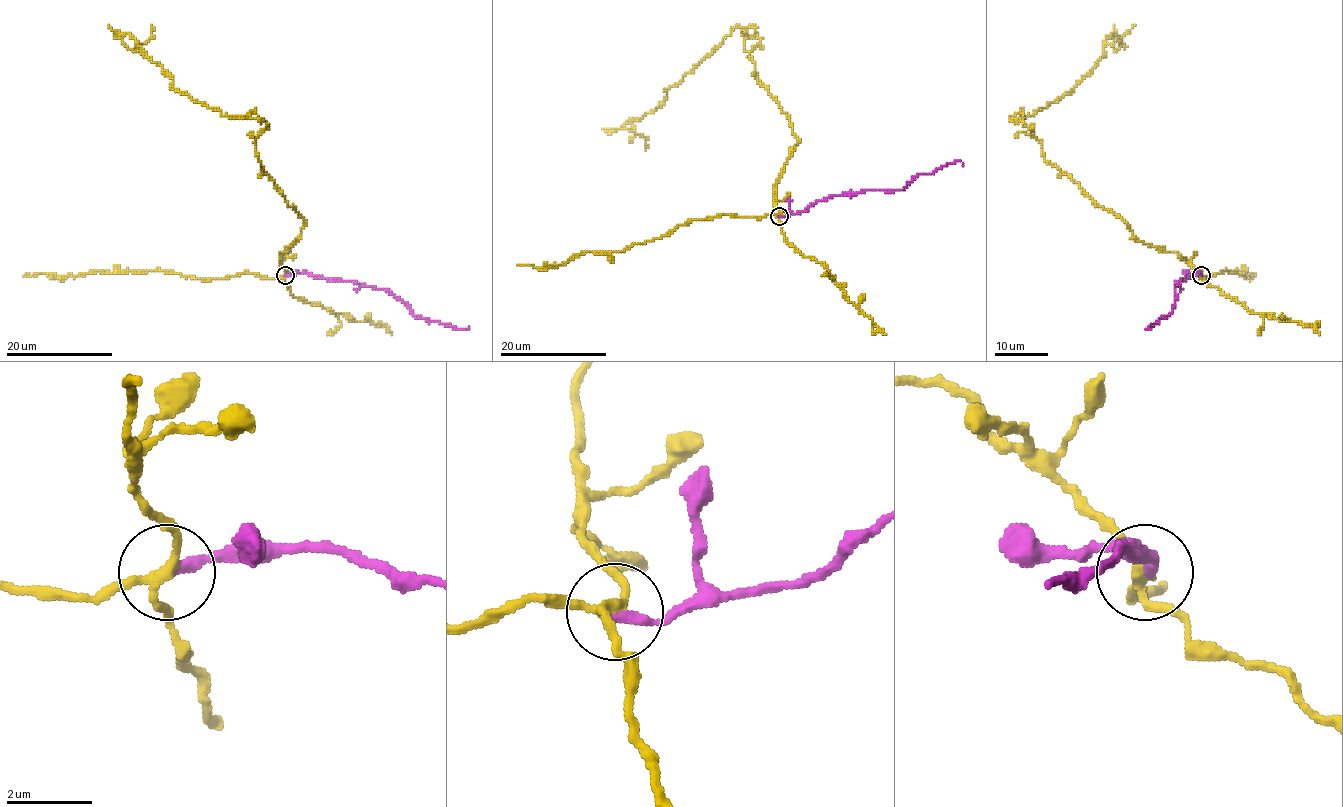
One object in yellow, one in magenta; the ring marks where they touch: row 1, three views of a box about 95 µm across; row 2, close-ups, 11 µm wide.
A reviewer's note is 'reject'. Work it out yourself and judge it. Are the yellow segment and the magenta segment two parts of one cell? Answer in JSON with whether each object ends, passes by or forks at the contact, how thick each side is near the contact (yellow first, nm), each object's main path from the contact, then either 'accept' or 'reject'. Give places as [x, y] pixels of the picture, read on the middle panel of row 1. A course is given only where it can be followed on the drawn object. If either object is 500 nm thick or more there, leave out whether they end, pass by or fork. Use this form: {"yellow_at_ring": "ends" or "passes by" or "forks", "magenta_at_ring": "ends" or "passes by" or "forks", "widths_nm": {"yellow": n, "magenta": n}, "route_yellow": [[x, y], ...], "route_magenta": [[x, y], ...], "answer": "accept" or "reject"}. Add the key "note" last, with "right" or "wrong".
{"yellow_at_ring": "forks", "magenta_at_ring": "ends", "widths_nm": {"yellow": 200, "magenta": 240}, "route_yellow": [[779, 216], [774, 187], [799, 138], [755, 76], [753, 26], [614, 130], [644, 149]], "route_magenta": [[779, 216], [799, 213], [835, 195], [899, 191], [918, 174], [934, 173], [959, 161], [962, 165]], "answer": "reject", "note": "right"}

